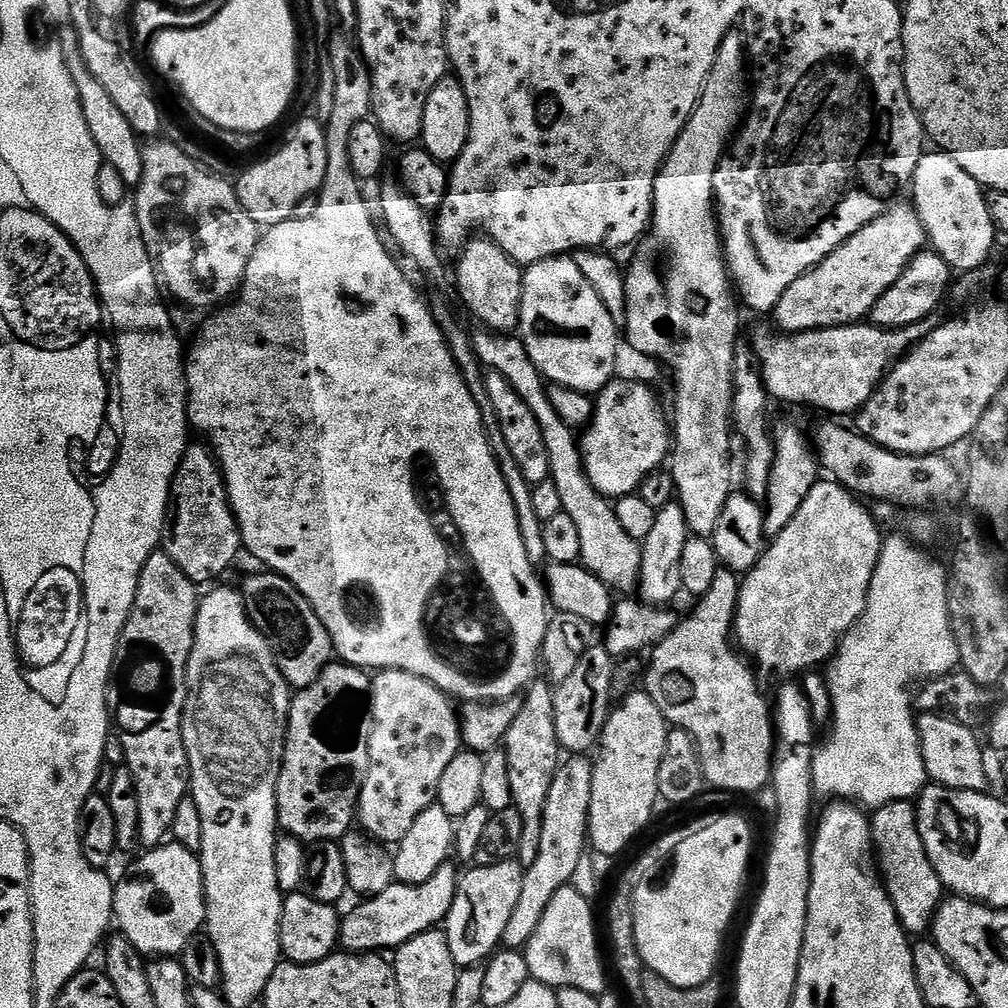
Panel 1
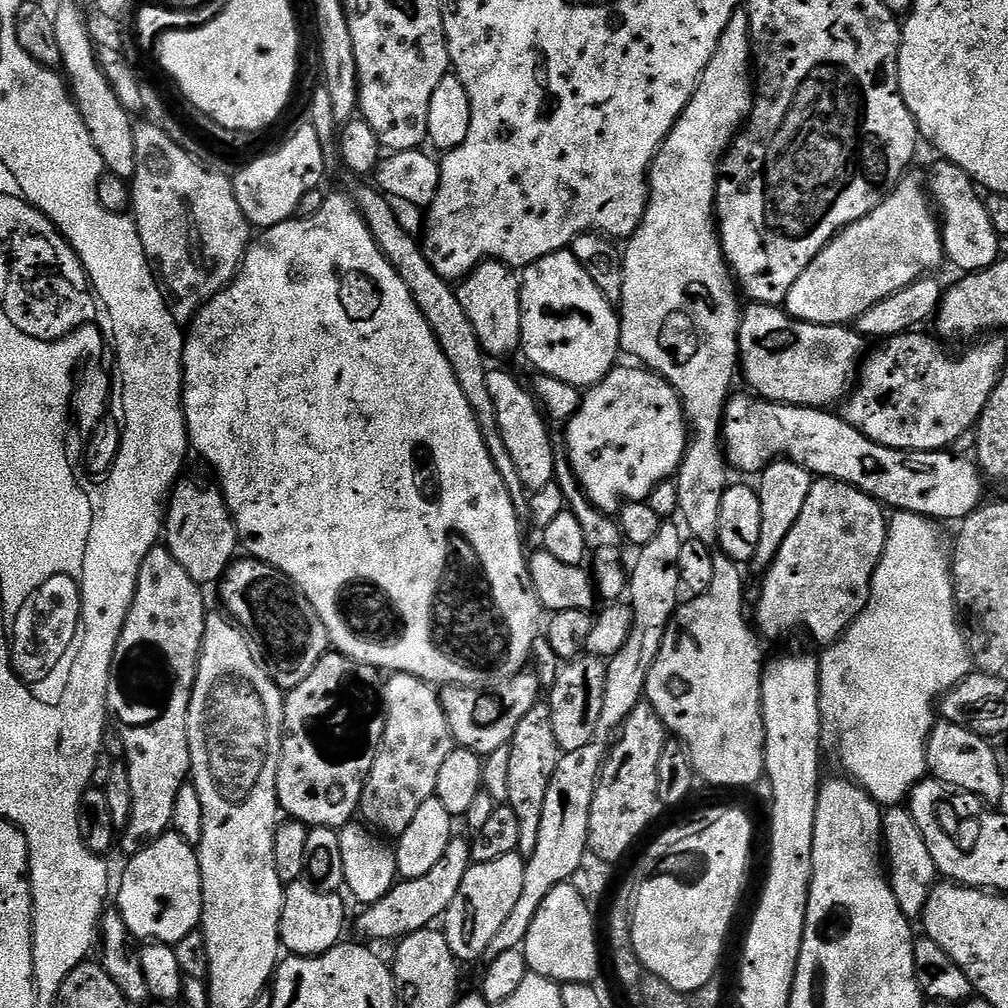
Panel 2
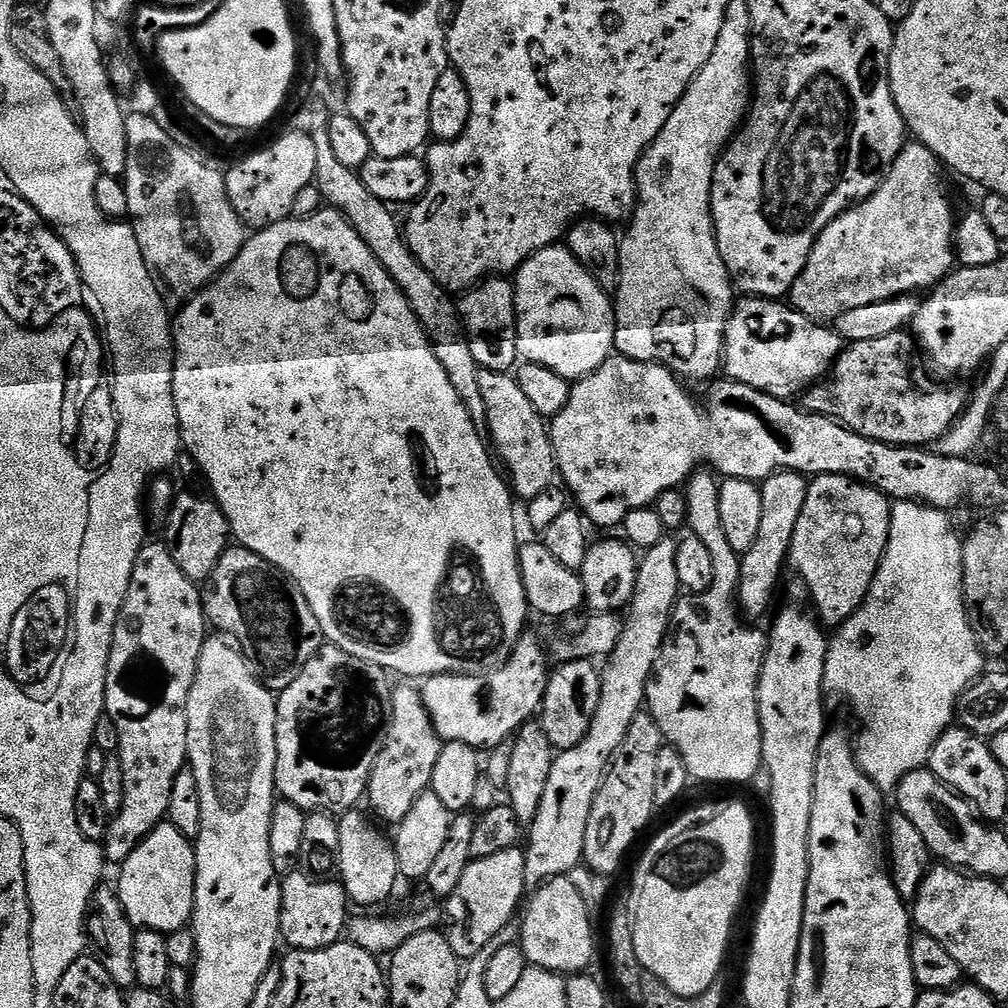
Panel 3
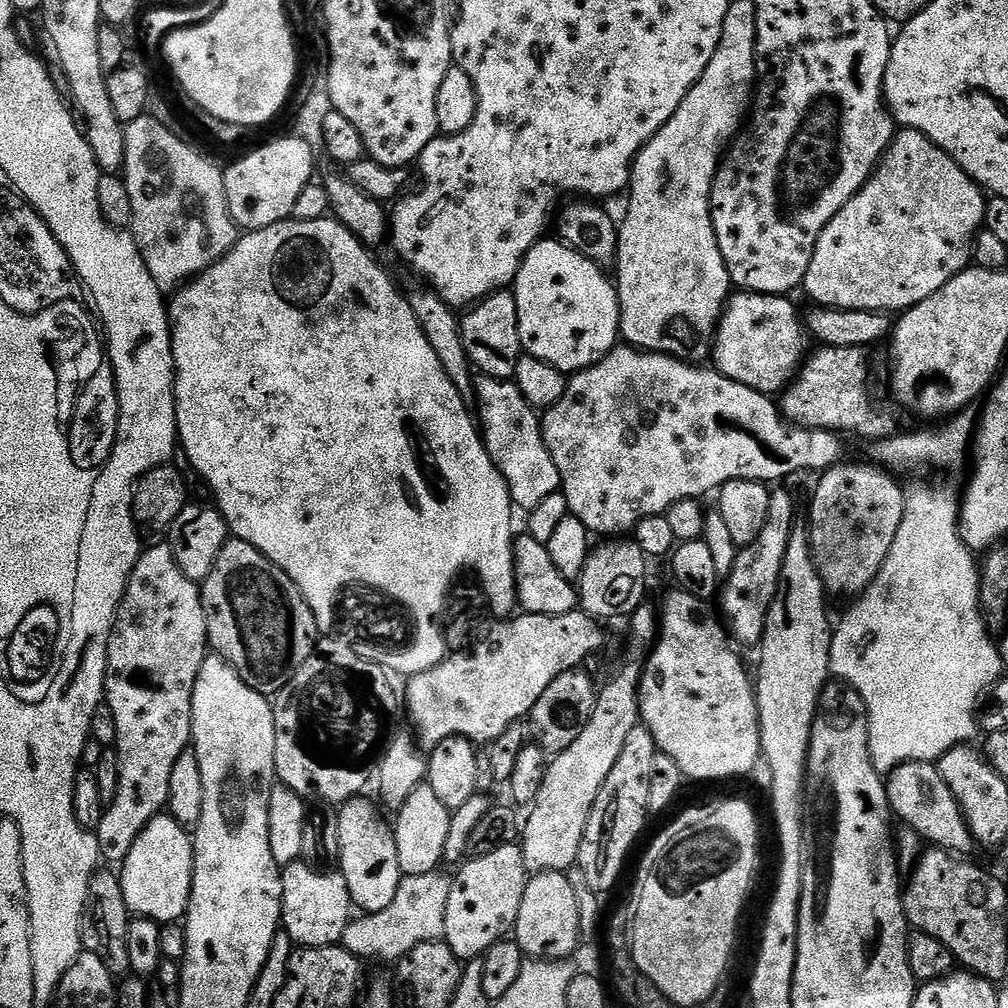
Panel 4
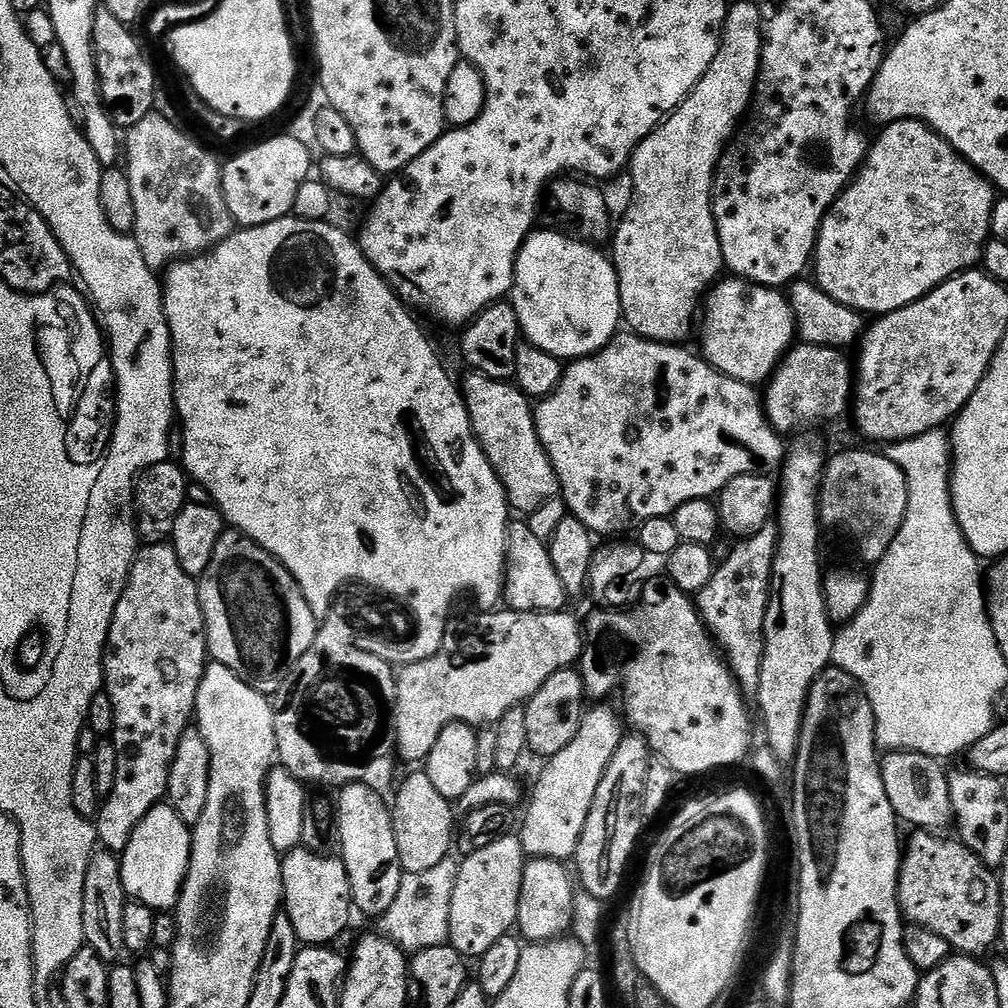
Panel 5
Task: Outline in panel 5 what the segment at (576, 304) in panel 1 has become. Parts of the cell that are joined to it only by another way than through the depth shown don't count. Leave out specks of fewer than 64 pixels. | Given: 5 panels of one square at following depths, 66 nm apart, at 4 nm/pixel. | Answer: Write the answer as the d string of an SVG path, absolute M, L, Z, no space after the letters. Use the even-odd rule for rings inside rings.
M555 230L533 231L527 242L522 246L522 250L516 259L516 273L514 274L514 282L512 283L512 291L510 293L510 303L512 309L518 314L518 322L520 323L520 331L523 339L529 344L538 346L538 350L546 350L546 354L557 356L562 362L571 362L581 360L584 356L592 356L595 352L600 352L615 336L618 335L618 329L621 327L622 317L620 315L620 283L618 282L618 274L616 266L612 263L607 255L604 256L599 247L584 244L580 240L572 240L565 236L562 232Z

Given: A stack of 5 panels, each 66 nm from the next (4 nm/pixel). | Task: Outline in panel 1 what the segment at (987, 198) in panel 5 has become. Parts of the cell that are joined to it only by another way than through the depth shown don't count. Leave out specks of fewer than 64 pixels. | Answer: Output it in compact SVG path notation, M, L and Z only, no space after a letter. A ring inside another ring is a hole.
M893 203L888 211L883 212L878 218L874 218L874 222L862 226L862 230L858 230L858 234L854 234L846 242L842 242L842 246L838 246L838 250L829 254L816 268L811 268L809 272L802 274L802 278L798 278L798 282L794 282L794 286L790 286L790 290L786 290L786 294L782 294L782 298L774 309L774 317L776 316L774 324L779 331L791 334L809 332L819 328L837 328L843 324L863 321L871 313L878 298L882 298L882 294L886 294L886 290L890 290L890 286L894 286L894 282L898 282L898 278L902 278L909 262L926 248L924 227L915 208L911 203L900 203Z

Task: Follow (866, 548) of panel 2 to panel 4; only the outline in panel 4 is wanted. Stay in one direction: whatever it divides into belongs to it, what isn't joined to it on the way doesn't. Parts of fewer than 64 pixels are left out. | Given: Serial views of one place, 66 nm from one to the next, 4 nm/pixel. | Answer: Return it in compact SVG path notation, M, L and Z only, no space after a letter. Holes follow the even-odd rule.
M841 462L832 468L825 468L819 473L816 489L812 492L812 505L808 508L808 521L806 527L808 529L808 538L812 542L812 560L816 563L818 574L822 578L825 589L829 593L837 592L840 596L852 596L863 593L864 589L872 585L872 579L878 574L878 570L882 570L882 562L886 562L886 558L890 554L890 546L894 546L894 534L898 534L898 526L902 526L902 514L904 513L904 497L905 489L900 489L900 484L888 472L883 472L880 468L875 468L875 463L870 464L848 464L849 462Z

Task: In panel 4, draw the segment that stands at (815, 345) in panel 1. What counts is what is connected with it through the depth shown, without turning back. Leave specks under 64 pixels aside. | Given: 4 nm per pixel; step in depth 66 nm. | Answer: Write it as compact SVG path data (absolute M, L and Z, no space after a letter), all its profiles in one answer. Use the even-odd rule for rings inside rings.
M737 291L728 297L724 305L724 312L720 315L720 325L716 327L714 341L714 367L726 378L734 382L742 382L754 390L765 394L780 394L796 379L800 365L806 359L804 352L804 336L806 337L806 324L796 313L787 295L767 296L761 292Z

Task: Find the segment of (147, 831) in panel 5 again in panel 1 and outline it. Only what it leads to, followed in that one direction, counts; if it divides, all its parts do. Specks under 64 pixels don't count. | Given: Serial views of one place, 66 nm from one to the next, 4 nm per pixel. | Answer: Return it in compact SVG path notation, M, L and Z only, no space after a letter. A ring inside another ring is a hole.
M175 842L149 848L143 855L129 870L128 877L115 885L112 893L115 927L145 957L179 957L184 947L201 935L206 924L200 857Z

